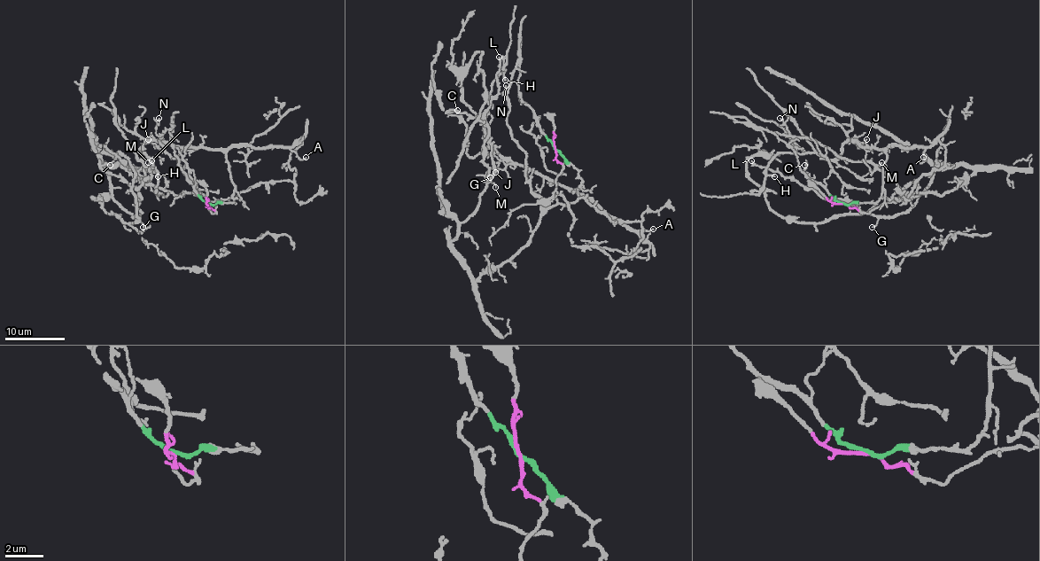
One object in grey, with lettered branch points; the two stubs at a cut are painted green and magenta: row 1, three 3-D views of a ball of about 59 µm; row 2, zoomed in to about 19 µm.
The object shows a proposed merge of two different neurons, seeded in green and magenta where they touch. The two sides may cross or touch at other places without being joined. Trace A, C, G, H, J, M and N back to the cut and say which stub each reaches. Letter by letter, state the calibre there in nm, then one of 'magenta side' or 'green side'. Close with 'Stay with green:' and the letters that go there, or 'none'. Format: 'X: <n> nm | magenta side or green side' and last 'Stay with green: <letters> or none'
A: 90 nm | green side
C: 130 nm | magenta side
G: 100 nm | magenta side
H: 160 nm | green side
J: 100 nm | green side
M: 140 nm | green side
N: 120 nm | magenta side
Stay with green: A, H, J, M

